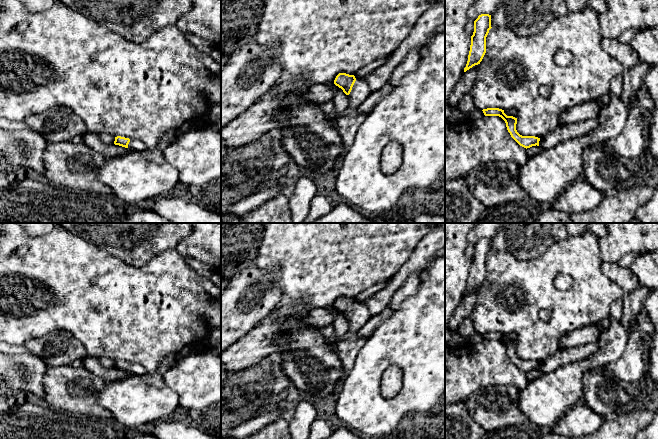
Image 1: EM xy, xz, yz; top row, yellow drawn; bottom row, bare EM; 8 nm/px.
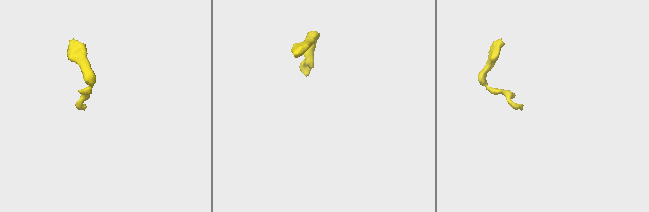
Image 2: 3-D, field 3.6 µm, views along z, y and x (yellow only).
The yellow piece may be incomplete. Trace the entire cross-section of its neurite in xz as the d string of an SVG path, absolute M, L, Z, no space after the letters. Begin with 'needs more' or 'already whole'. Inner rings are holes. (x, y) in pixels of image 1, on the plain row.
needs more; M339 297L334 308L348 320L350 332L362 332L363 327L371 318L369 310L362 303L357 304L354 299Z

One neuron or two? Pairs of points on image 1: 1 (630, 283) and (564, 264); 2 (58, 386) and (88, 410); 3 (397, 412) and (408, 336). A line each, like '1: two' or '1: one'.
1: two
2: one
3: one

